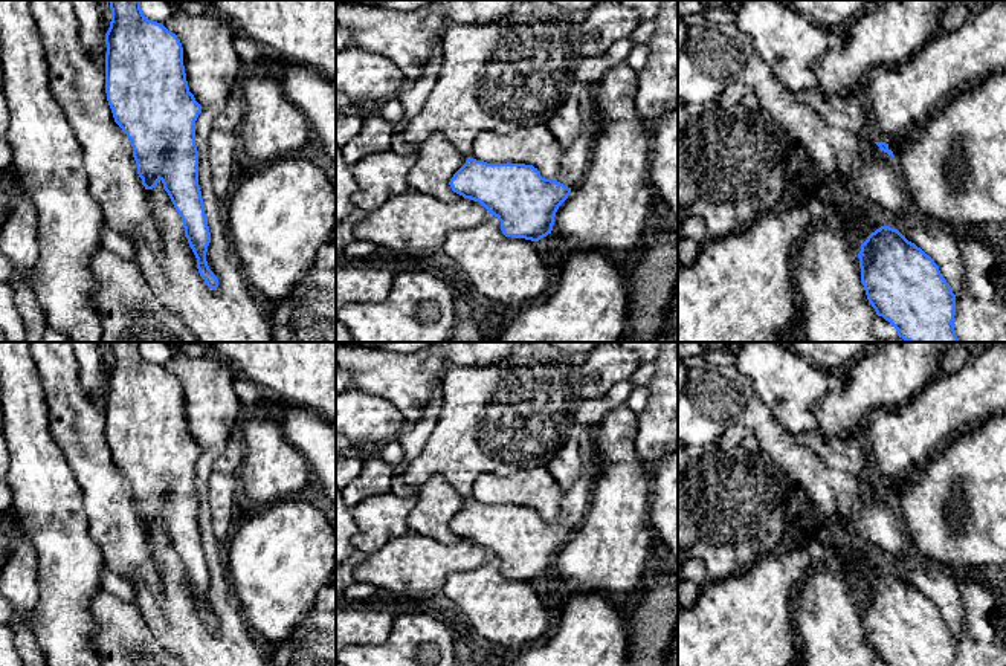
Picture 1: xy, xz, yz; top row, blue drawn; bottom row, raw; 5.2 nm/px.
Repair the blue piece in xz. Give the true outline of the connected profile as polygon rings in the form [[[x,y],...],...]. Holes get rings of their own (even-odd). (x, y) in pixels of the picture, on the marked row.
[[[580,84],[576,93],[582,131],[565,150],[554,180],[542,177],[533,165],[467,159],[449,182],[453,192],[479,202],[495,215],[505,237],[539,241],[551,234],[559,206],[589,166],[597,130],[594,86]]]

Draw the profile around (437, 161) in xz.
[[[432,133],[417,151],[417,160],[408,173],[409,189],[430,194],[440,200],[461,200],[463,196],[452,191],[449,182],[466,163],[464,157],[441,133]]]

